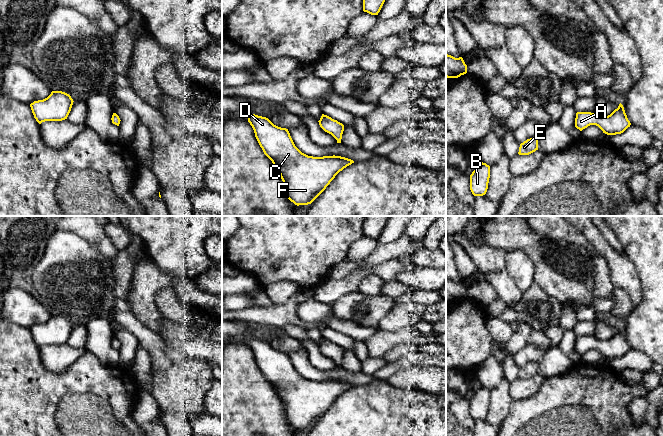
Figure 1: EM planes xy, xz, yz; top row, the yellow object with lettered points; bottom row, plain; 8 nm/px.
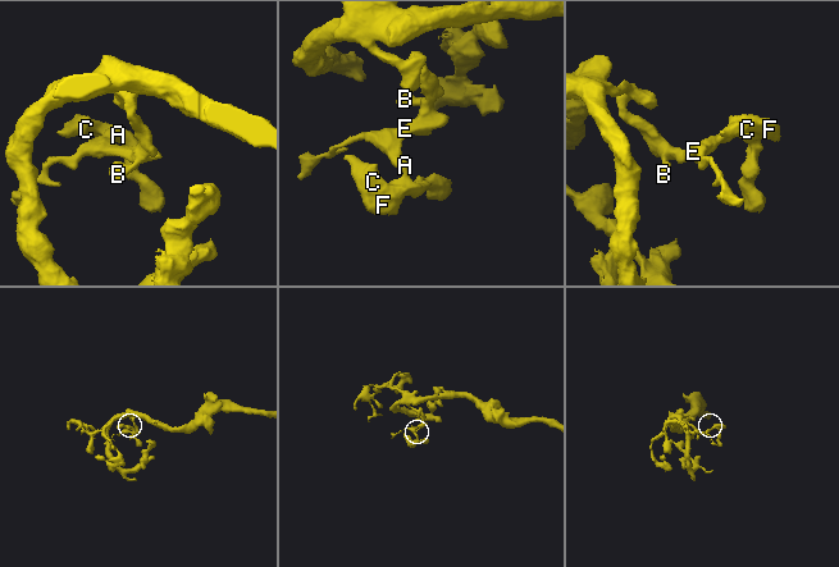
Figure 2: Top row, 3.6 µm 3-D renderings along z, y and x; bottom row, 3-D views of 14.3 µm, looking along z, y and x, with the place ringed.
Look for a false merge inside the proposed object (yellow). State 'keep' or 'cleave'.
keep

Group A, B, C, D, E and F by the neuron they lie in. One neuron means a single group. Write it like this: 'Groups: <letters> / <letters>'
Groups: A B C D E F

